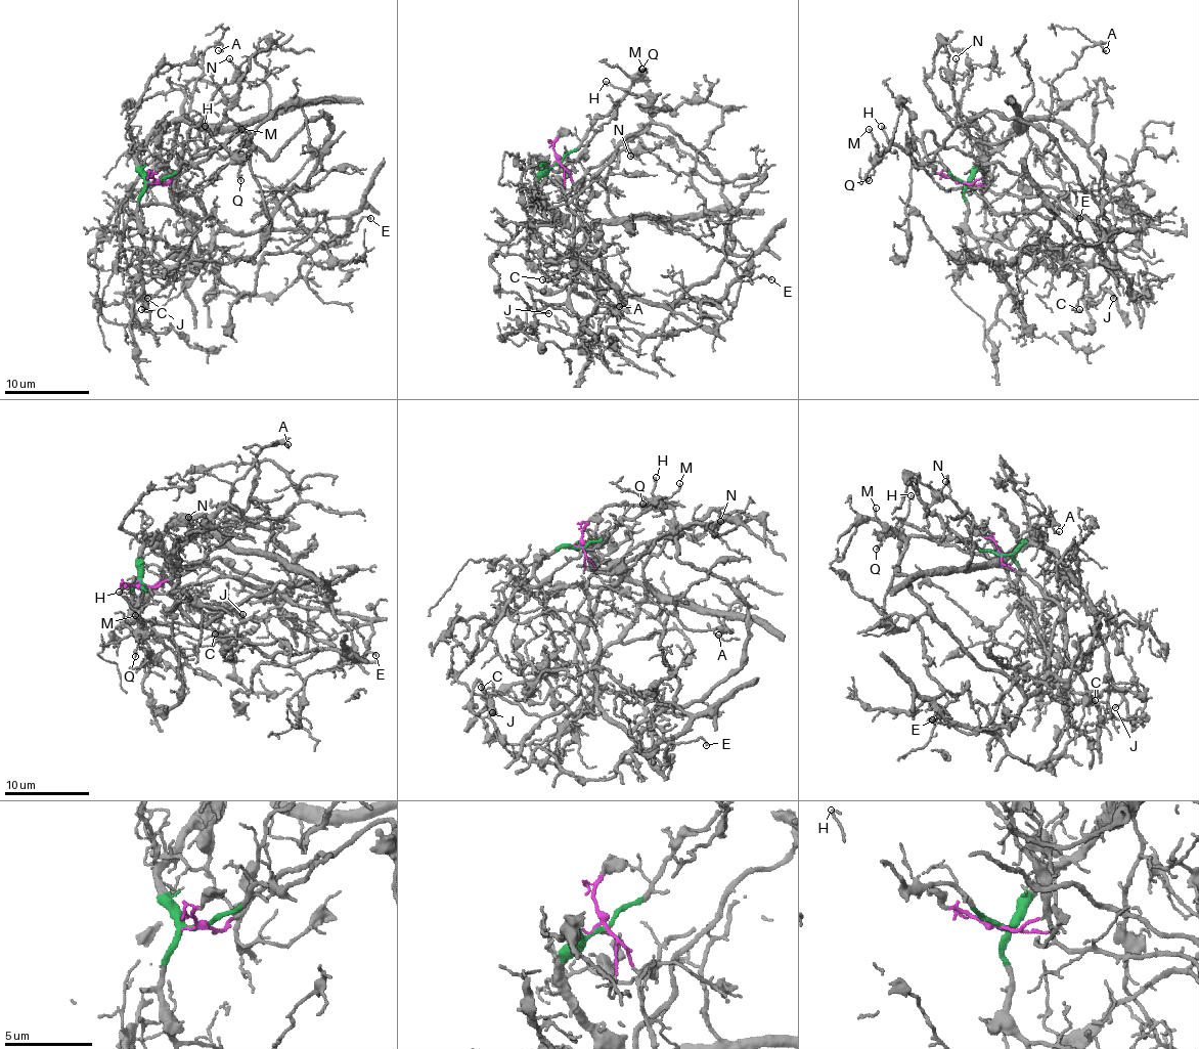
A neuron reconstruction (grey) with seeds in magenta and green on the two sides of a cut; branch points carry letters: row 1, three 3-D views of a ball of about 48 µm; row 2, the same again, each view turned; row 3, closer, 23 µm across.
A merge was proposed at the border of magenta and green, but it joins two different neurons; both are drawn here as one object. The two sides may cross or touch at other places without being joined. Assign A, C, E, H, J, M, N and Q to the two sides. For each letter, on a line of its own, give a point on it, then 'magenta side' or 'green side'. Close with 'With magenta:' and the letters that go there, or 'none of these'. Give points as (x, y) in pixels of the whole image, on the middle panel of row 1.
A: (619, 306) | green side
C: (542, 279) | magenta side
E: (771, 279) | magenta side
H: (606, 81) | green side
J: (548, 313) | magenta side
M: (642, 69) | green side
N: (630, 156) | magenta side
Q: (641, 69) | green side
With magenta: C, E, J, N

